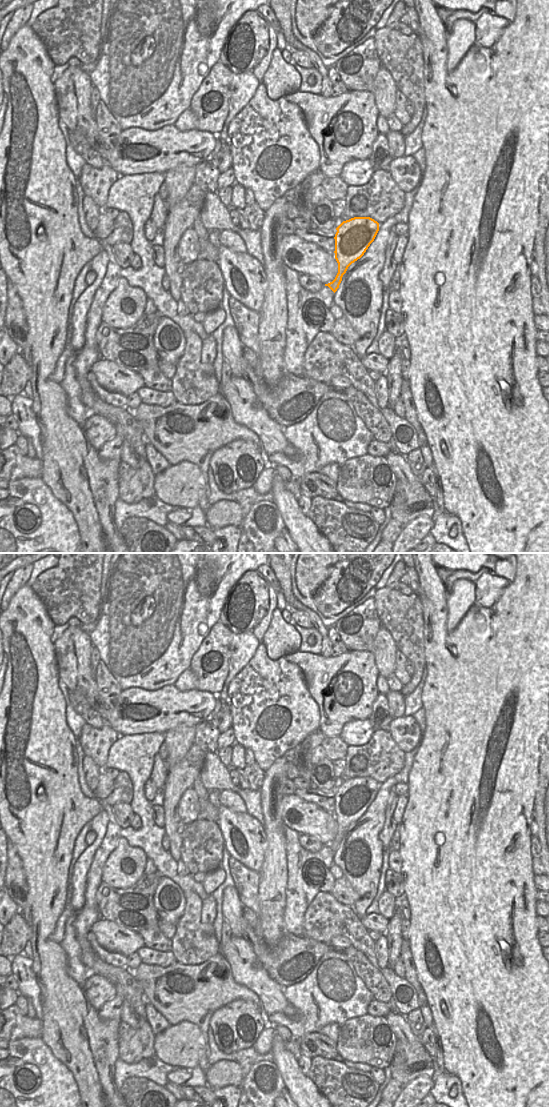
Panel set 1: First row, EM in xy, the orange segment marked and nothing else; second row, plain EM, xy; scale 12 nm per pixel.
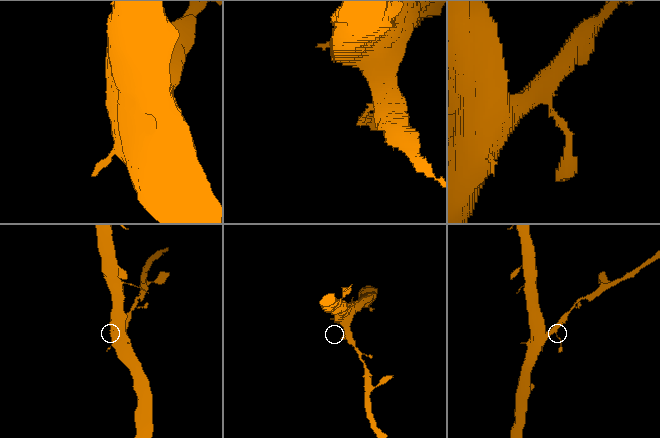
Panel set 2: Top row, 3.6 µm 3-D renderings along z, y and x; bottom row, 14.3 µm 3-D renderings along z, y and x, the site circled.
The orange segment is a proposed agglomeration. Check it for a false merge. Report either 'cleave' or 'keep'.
keep

